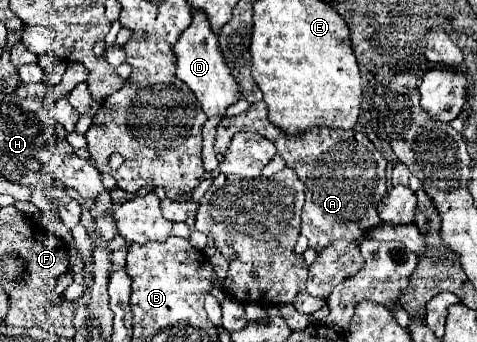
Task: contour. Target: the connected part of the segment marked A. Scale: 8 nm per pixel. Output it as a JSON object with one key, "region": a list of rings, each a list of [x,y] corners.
{"region":[[[258,102],[252,104],[244,114],[224,118],[218,124],[214,142],[216,152],[224,155],[233,135],[241,130],[258,132],[274,142],[278,156],[282,156],[286,166],[294,168],[298,178],[304,182],[306,204],[302,210],[300,234],[308,238],[310,248],[316,252],[322,252],[334,240],[348,240],[360,246],[366,240],[366,234],[370,234],[374,226],[382,224],[378,204],[382,198],[386,198],[386,160],[362,132],[314,128],[304,134],[290,136],[272,126],[266,104]]]}

